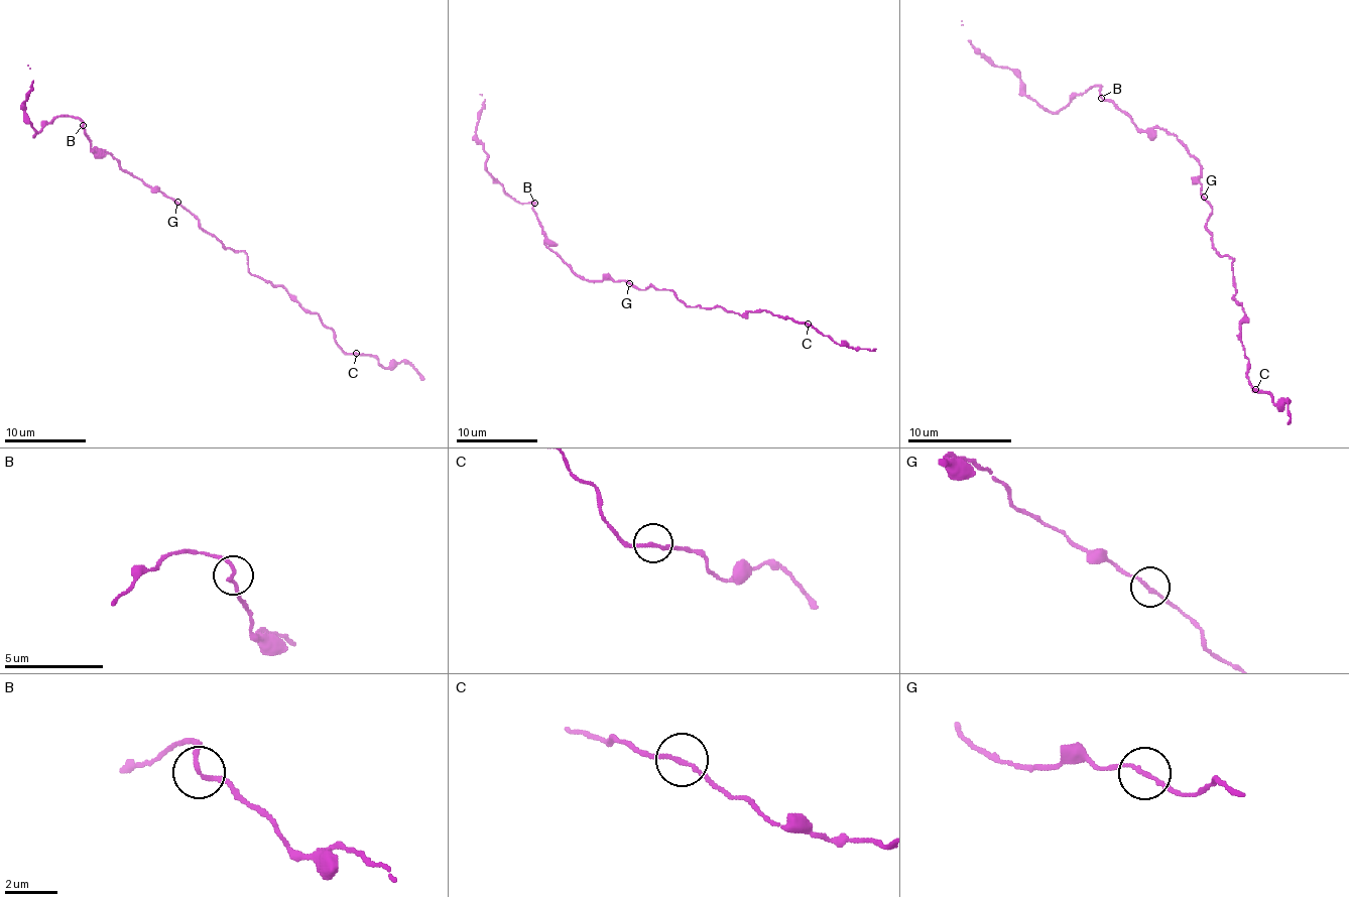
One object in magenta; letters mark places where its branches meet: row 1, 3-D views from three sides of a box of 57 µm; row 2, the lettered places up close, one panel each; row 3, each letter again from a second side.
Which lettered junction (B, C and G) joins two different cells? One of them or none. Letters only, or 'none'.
none

